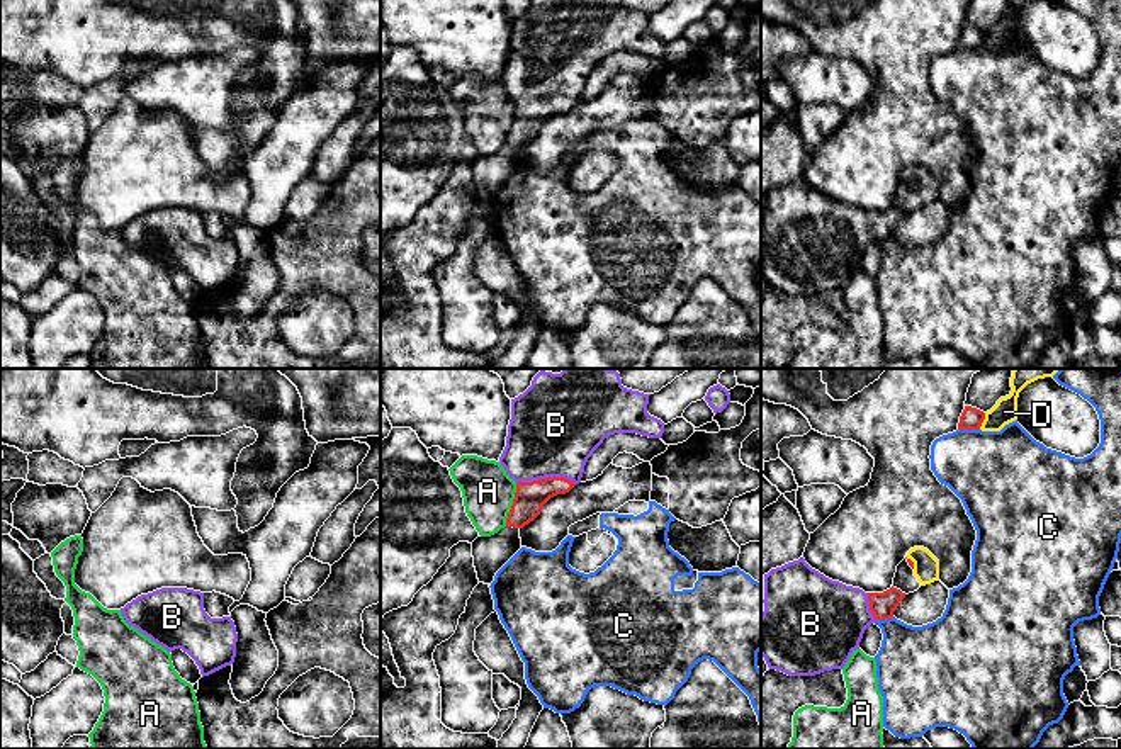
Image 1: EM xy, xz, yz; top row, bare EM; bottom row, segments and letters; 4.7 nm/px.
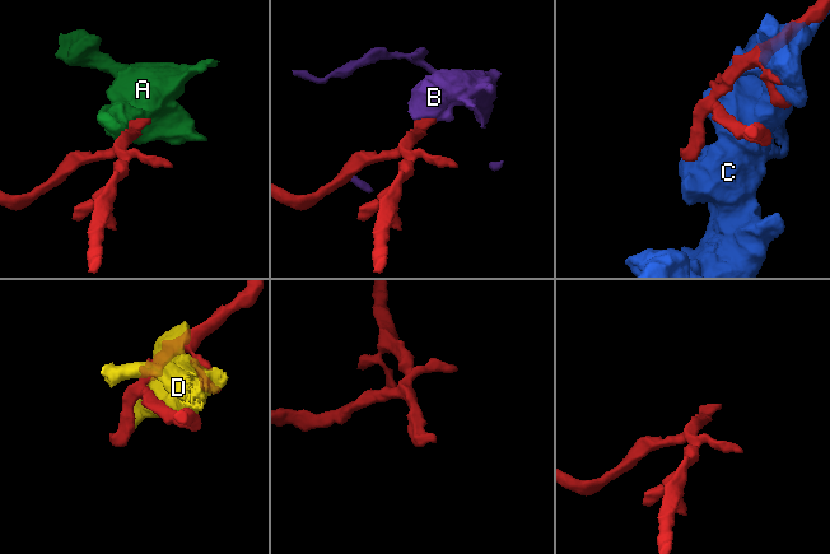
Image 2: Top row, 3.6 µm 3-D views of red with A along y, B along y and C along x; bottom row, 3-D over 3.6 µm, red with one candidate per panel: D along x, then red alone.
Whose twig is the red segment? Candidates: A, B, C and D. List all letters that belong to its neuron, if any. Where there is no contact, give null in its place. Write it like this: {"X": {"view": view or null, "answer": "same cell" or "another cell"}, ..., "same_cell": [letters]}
{"A": {"view": "xz", "answer": "another cell"}, "B": {"view": "xz", "answer": "same cell"}, "C": {"view": "yz", "answer": "another cell"}, "D": {"view": "yz", "answer": "another cell"}, "same_cell": ["B"]}

